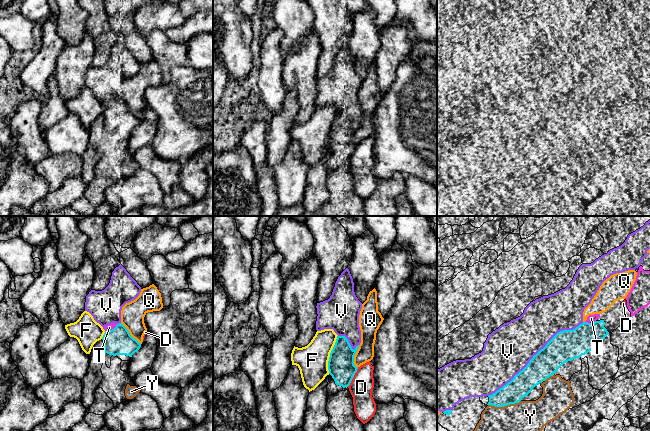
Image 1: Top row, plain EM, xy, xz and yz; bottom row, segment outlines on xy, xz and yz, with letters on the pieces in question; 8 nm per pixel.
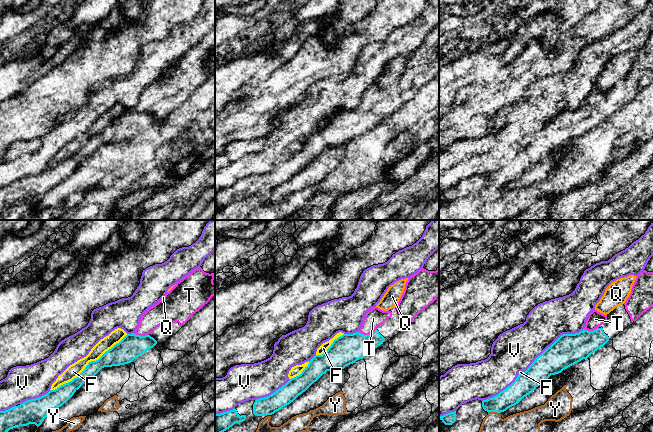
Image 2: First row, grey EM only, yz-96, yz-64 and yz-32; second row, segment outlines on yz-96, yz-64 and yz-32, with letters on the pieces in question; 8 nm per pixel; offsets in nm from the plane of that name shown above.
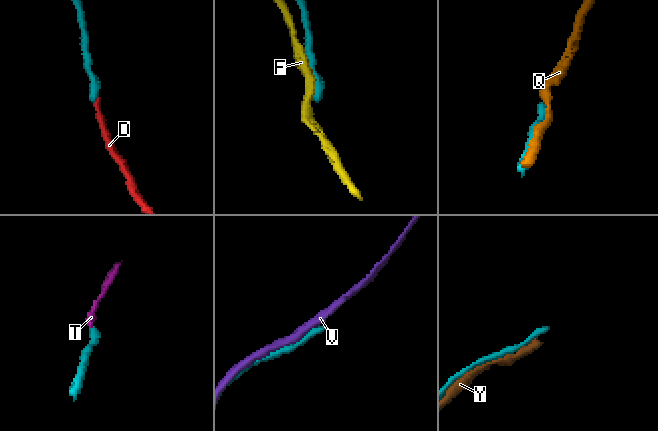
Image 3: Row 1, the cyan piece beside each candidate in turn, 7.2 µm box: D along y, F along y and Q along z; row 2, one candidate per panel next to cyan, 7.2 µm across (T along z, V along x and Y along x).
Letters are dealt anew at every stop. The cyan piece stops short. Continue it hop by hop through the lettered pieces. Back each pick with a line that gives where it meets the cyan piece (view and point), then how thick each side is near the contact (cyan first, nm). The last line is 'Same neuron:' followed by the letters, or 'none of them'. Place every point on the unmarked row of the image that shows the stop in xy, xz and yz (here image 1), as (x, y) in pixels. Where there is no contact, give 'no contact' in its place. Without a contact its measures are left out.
T: meets cyan in xy at (112, 105); 220 nm thick on the cyan side, 50 nm on the other
Same neuron: T

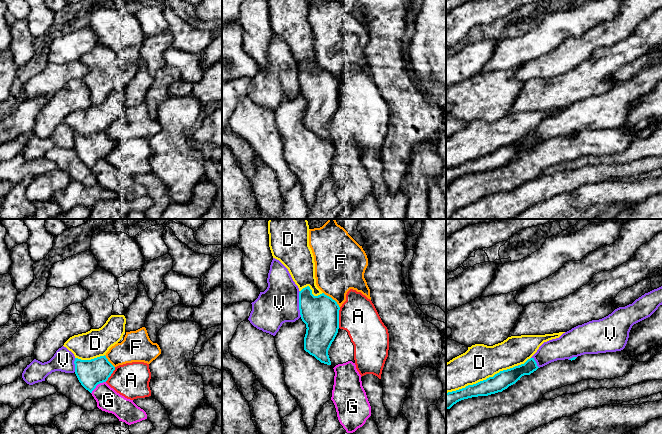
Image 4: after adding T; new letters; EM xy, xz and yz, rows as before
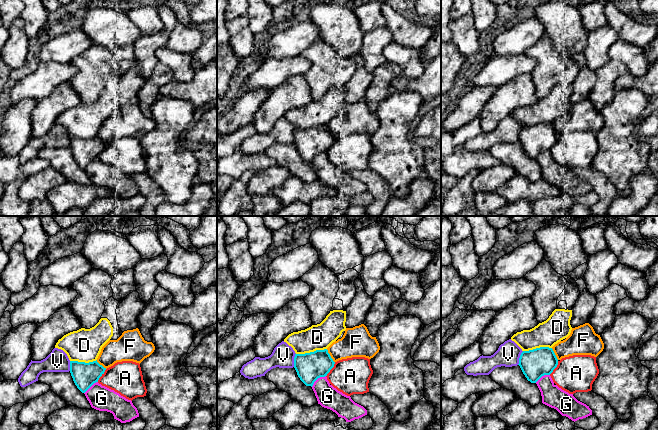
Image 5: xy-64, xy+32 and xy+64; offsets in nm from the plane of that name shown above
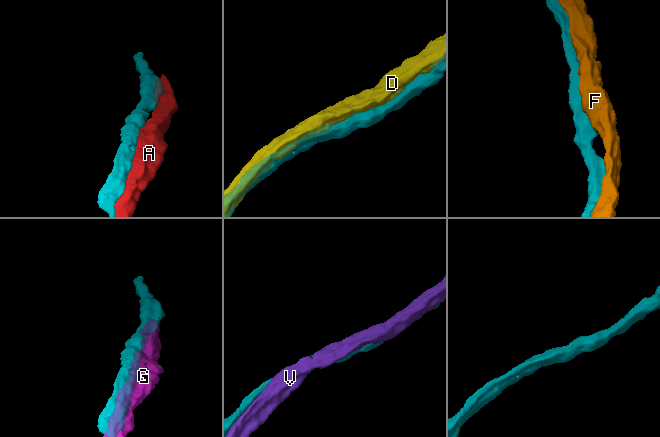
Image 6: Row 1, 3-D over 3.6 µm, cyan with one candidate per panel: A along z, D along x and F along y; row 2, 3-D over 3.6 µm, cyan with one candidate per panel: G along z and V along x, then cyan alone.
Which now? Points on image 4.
Same neuron: none of them

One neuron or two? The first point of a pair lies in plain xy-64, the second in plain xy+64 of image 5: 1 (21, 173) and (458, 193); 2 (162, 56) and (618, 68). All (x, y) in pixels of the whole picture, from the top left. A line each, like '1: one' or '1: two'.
1: two
2: two

